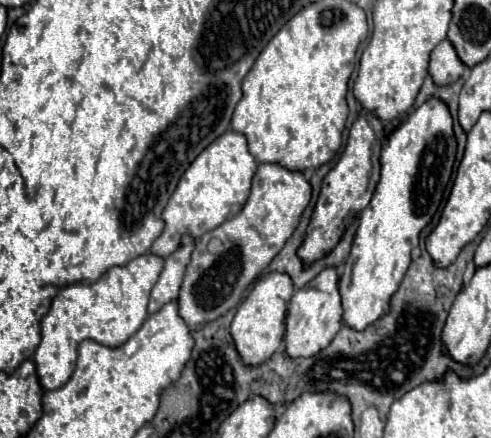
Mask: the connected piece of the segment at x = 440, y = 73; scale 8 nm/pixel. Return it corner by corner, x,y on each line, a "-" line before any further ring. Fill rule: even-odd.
442,40
430,54
428,72
436,86
448,86
464,74
466,66
460,62
454,46
448,40

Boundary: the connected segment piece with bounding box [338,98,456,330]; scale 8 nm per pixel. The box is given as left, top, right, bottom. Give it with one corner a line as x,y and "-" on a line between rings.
430,98
420,108
414,108
404,122
388,136
388,144
382,146
380,164
382,164
382,176
376,186
376,192
368,204
368,208
360,214
356,238
350,250
350,256
346,264
342,266
340,276
340,298
342,298
342,320
352,330
364,330
378,318
382,318
390,310
390,298
398,290
402,276
408,270
410,264
410,252
418,246
418,236
426,224
430,224
432,216
436,214
444,190
450,182
452,166
456,156
456,140
452,132
452,116
436,98

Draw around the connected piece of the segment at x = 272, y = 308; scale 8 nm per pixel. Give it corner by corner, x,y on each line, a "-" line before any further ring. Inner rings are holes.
270,272
254,284
248,298
240,304
240,308
232,320
232,326
230,326
230,334
232,334
234,346
238,350
242,364
258,366
258,364
266,362
278,350
282,336
284,336
284,314
286,314
288,302
292,298
292,292
294,292
294,286
292,286
292,280
288,278
288,274

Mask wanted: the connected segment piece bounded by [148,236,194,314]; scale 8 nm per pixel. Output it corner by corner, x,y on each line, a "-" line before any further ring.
184,236
182,248
168,256
164,270
162,270
162,274
160,274
156,286
152,288
152,294
150,294
150,304
148,304
150,314
158,312
164,304
174,302
178,298
178,290
180,290
180,284
184,278
184,270
190,262
192,250
194,250
194,240
190,236

